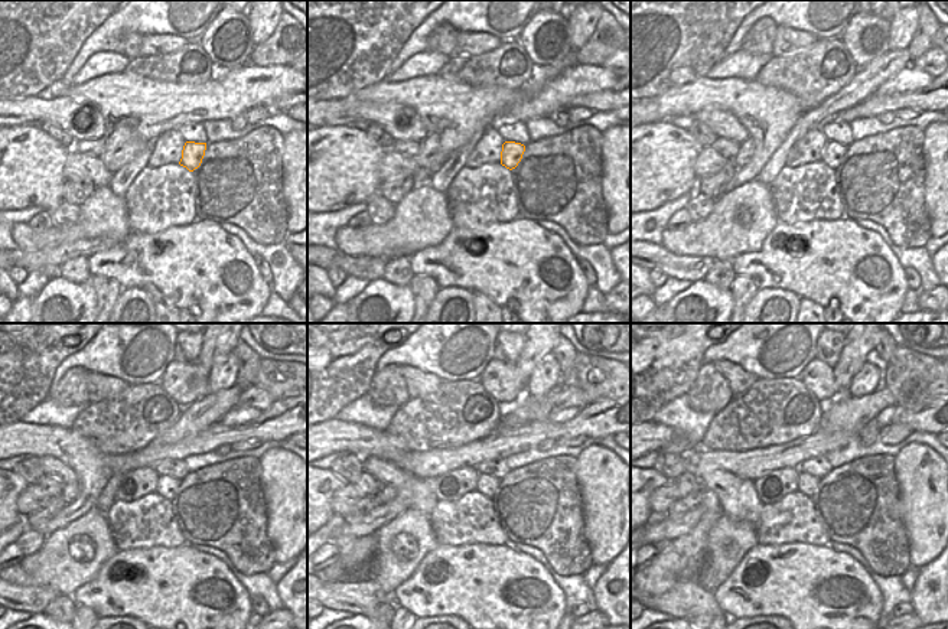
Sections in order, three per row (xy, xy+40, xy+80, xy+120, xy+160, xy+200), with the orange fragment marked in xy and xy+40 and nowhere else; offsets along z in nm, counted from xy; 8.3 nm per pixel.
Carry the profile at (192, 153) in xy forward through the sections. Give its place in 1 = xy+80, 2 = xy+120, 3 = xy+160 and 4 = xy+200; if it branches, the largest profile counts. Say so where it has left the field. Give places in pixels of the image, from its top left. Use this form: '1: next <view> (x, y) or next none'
1: next xy+80 (834, 152)
2: next xy+120 (166, 486)
3: next xy+160 (486, 485)
4: next xy+200 (807, 484)

